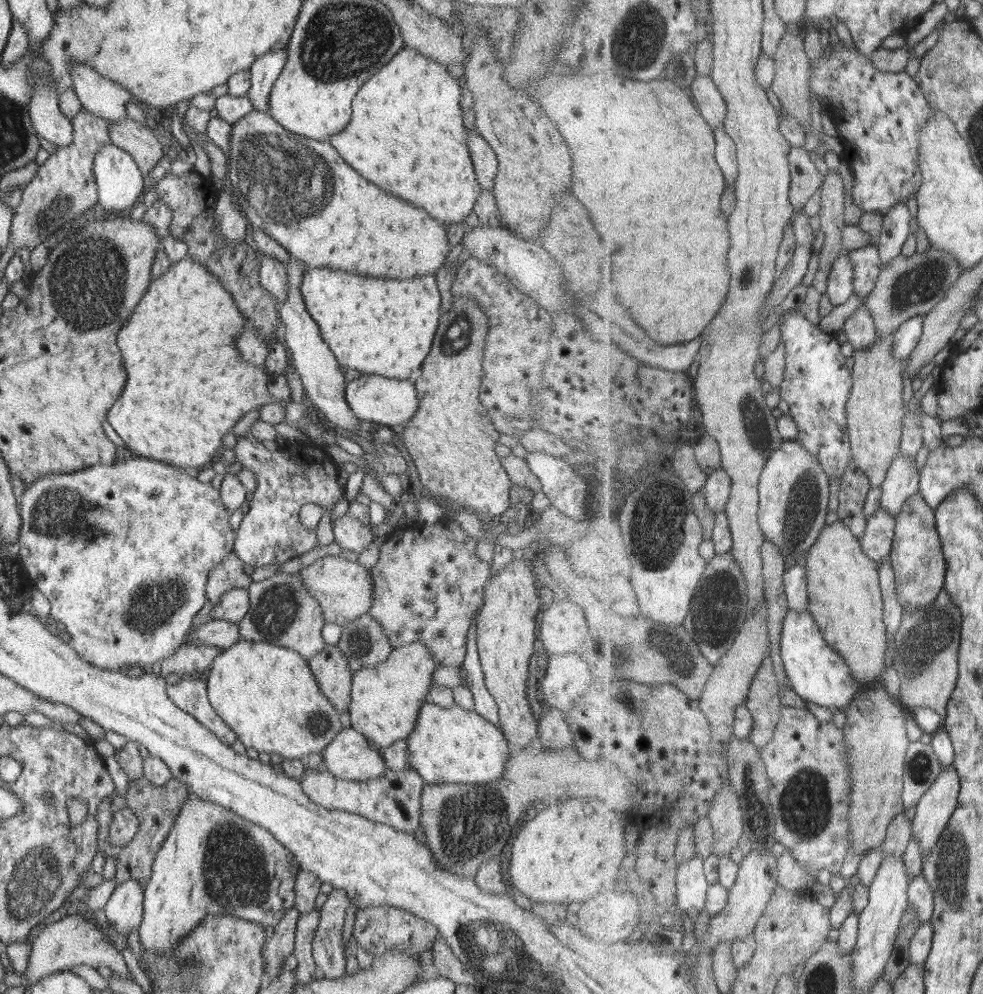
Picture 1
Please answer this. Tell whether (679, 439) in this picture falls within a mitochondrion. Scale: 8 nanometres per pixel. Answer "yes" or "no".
no

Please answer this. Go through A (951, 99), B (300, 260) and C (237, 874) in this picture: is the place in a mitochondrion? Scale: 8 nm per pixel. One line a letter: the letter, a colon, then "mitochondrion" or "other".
A: other
B: other
C: mitochondrion

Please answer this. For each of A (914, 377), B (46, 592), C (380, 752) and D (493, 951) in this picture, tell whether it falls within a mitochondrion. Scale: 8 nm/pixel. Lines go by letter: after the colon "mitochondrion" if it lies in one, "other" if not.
A: other
B: other
C: other
D: mitochondrion

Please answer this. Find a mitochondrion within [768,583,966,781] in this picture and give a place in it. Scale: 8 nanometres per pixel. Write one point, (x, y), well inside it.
(935, 636)

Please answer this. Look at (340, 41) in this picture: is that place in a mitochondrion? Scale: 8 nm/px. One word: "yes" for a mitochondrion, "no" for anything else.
yes

